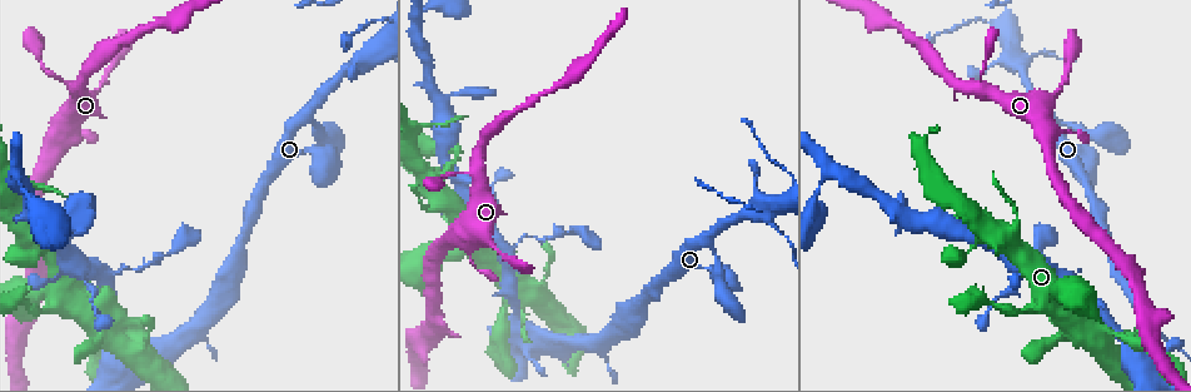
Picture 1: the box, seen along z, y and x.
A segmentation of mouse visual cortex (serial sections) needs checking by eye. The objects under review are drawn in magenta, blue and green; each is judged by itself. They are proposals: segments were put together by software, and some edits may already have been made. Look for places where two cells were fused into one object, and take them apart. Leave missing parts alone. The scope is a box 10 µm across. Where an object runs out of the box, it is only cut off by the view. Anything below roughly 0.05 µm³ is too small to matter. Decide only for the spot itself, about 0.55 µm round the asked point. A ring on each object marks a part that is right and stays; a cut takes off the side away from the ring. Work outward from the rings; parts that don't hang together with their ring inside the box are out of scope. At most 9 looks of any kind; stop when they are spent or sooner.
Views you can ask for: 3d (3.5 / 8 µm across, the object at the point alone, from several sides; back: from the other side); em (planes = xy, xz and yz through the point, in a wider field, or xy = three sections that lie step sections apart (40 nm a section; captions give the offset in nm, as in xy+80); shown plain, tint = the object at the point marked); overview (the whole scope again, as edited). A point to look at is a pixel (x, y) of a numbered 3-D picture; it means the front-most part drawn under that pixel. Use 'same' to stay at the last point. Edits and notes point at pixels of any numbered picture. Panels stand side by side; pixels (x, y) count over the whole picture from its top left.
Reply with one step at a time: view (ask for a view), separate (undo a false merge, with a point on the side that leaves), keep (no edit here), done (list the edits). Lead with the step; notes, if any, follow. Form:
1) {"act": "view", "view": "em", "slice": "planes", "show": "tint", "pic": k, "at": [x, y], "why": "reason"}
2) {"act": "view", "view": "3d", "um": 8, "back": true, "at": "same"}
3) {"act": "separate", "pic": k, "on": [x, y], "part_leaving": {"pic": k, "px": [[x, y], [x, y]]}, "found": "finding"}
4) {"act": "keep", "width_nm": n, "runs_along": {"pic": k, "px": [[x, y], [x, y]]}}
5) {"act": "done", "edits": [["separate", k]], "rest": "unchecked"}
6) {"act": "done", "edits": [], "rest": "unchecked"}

{"act": "view", "view": "3d", "um": 8, "pic": 1, "at": [703, 238]}

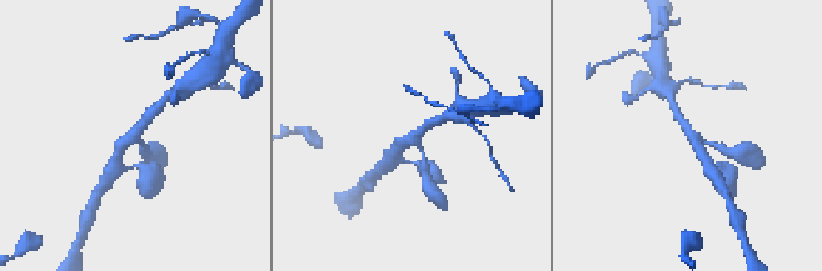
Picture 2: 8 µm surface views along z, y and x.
{"act": "view", "view": "em", "slice": "planes", "show": "tint", "at": "same", "arms": 3, "arm_widths_nm": [150, 250, 300], "why": "shape alone is not enough"}

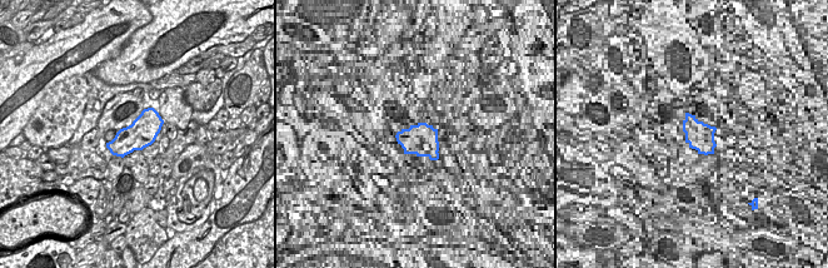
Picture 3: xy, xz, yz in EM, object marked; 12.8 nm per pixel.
{"act": "keep", "runs_along": {"pic": 2, "px": [[119, 165], [119, 149], [154, 111]]}, "found": "continuous, no second cell"}

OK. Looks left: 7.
{"act": "view", "view": "em", "slice": "xy", "step": 1, "show": "tint", "pic": 1, "at": [1059, 273], "why": "three-way junction"}

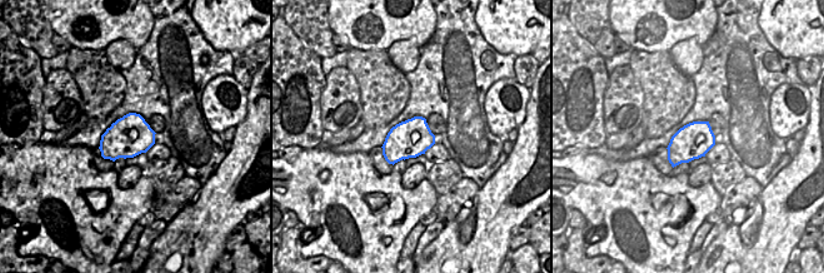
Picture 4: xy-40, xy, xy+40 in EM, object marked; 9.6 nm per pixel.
{"act": "view", "view": "3d", "um": 3.5, "at": "same"}

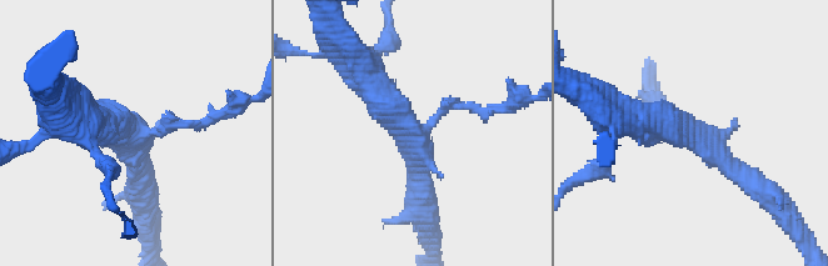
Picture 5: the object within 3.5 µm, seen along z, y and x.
{"act": "keep", "runs_along": {"pic": 5, "px": [[758, 186], [701, 136], [629, 120]]}, "found": "one cell here"}

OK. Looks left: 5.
{"act": "view", "view": "3d", "um": 3.5, "pic": 1, "at": [982, 237], "why": "four or more arms meet"}

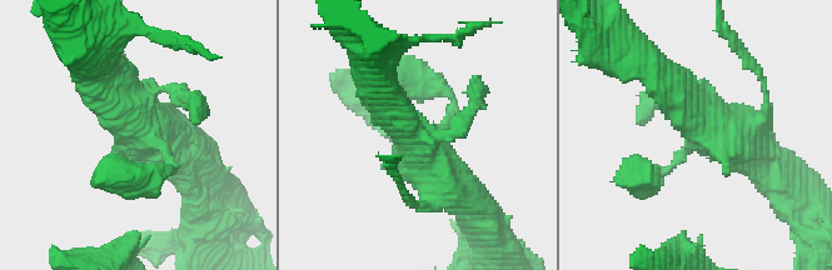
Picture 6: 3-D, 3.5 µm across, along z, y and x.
{"act": "view", "view": "em", "slice": "xy", "step": 1, "show": "tint", "pic": 6, "at": [153, 143], "why": "shape alone is not enough"}

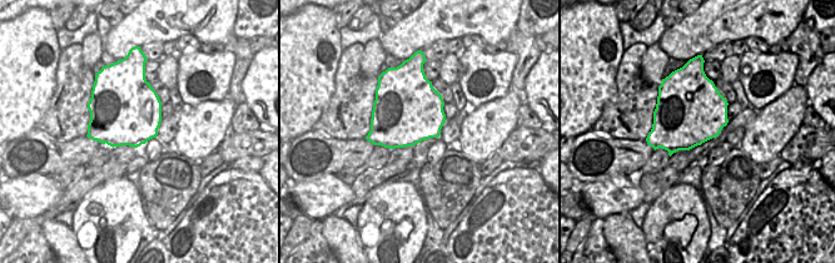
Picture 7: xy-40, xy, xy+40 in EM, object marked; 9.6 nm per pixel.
{"act": "keep", "found": "all the same cell"}

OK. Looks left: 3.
{"act": "view", "view": "em", "slice": "xy", "step": 3, "show": "tint", "pic": 1, "at": [1104, 331], "why": "four or more arms meet"}

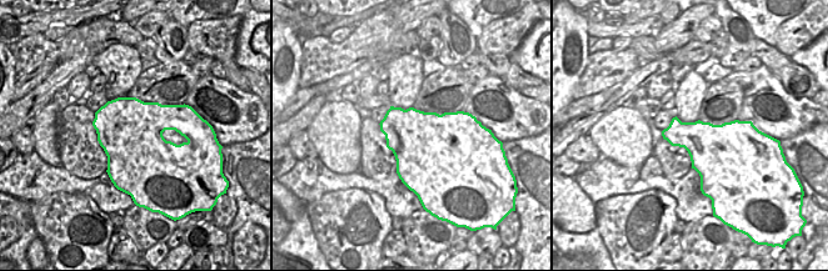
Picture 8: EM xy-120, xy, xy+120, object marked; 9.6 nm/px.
{"act": "view", "view": "3d", "um": 3.5, "at": "same"}

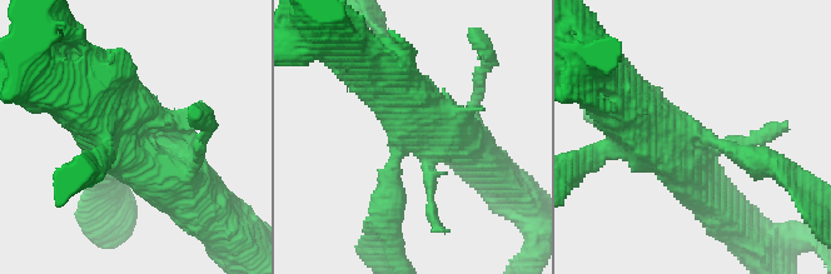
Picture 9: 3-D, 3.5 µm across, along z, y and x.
{"act": "keep", "width_nm": 700, "runs_along": {"pic": 9, "px": [[88, 105], [195, 194]]}, "found": "continuous, no second cell"}

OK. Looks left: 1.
{"act": "done", "edits": [], "rest": "unchecked"}

